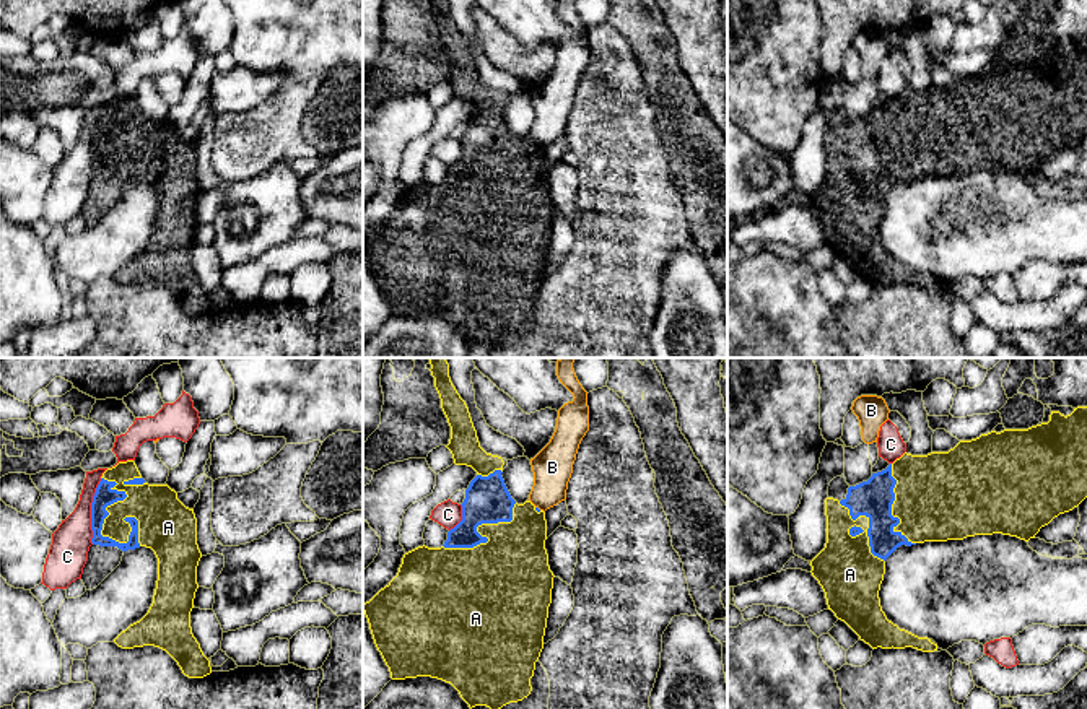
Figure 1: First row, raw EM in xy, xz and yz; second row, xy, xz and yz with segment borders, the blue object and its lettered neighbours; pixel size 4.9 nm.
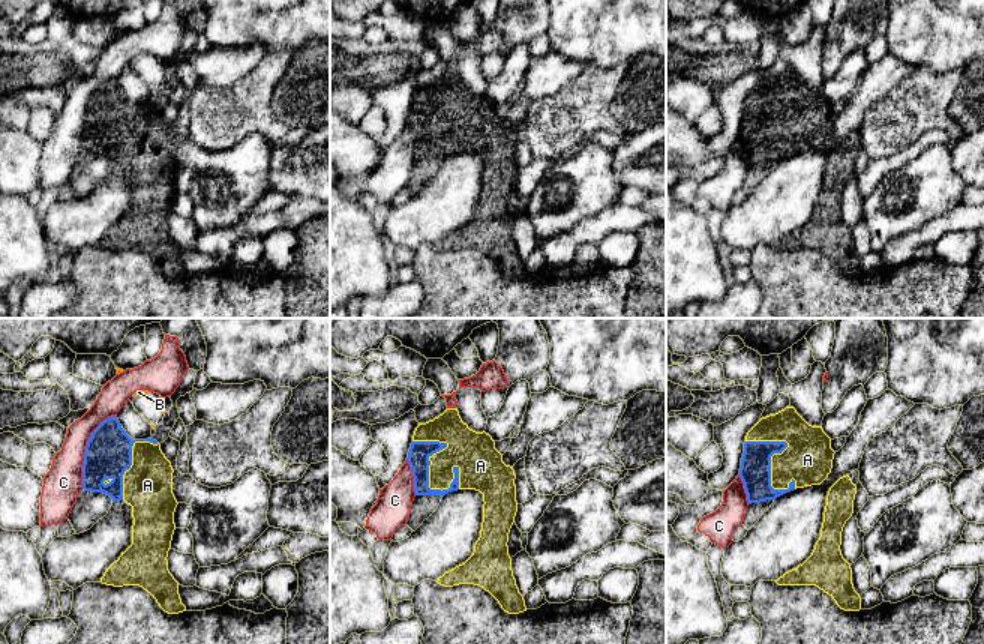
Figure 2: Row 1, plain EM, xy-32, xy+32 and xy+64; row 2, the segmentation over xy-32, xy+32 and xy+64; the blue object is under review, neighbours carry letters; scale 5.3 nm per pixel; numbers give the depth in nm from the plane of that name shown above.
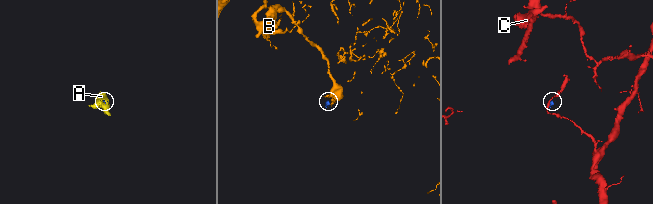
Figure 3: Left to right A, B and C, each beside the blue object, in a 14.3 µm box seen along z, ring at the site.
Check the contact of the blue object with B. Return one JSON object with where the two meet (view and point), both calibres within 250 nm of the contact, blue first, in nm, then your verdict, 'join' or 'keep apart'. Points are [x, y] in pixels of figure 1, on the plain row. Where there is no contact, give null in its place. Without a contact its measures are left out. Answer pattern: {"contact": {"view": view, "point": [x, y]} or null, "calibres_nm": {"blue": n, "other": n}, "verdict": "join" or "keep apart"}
{"contact": {"view": "xz", "point": [537, 143]}, "calibres_nm": {"blue": 20, "other": 200}, "verdict": "keep apart"}

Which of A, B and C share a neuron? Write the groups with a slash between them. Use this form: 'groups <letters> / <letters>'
groups A / B / C

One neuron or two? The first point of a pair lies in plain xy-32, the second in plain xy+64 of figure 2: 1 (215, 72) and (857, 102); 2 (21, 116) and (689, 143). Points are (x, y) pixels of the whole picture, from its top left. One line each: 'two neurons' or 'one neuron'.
1: one neuron
2: two neurons

